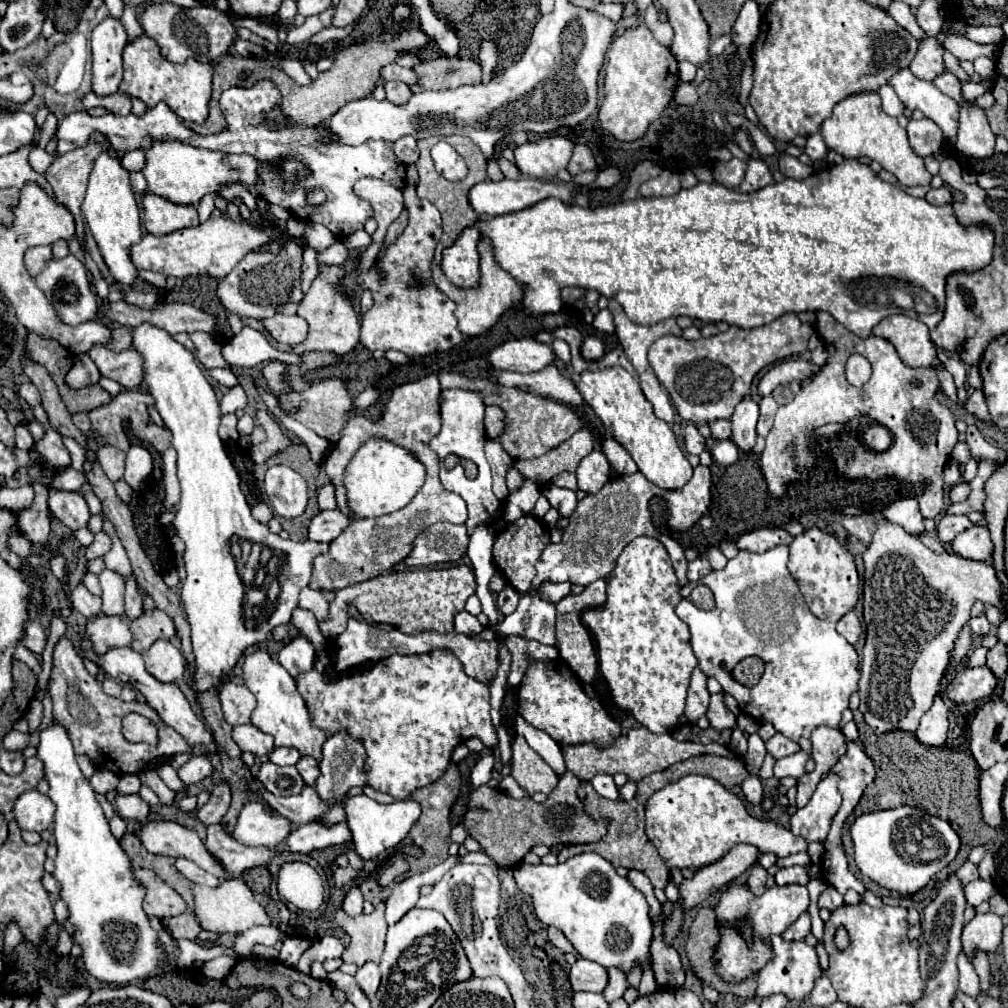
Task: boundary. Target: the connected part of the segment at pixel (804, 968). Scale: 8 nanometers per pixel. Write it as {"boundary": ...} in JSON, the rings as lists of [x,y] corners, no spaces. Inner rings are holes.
{"boundary":[[[774,936],[771,939],[771,947],[774,960],[770,964],[766,964],[758,974],[756,998],[772,996],[772,994],[786,994],[794,1002],[802,1000],[804,996],[808,996],[812,992],[814,980],[822,974],[816,950],[804,942],[784,942],[781,936]]]}

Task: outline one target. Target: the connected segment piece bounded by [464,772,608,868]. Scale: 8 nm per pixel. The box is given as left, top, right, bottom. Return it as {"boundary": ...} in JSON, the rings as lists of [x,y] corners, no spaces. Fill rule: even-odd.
{"boundary":[[[564,772],[560,776],[556,790],[548,794],[548,800],[544,804],[534,802],[530,796],[514,800],[502,790],[482,786],[470,796],[470,806],[464,816],[464,826],[468,834],[484,846],[486,854],[502,868],[514,868],[516,864],[520,864],[524,854],[530,852],[532,846],[536,844],[554,846],[554,844],[598,842],[600,838],[606,836],[608,820],[606,818],[594,820],[586,812],[584,802],[578,796],[578,786],[580,786],[578,778],[574,774]]]}

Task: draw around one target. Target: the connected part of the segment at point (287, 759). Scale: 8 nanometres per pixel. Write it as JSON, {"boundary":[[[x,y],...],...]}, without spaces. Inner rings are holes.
{"boundary":[[[278,748],[268,758],[278,766],[288,766],[288,764],[296,764],[300,760],[300,752],[296,748]]]}

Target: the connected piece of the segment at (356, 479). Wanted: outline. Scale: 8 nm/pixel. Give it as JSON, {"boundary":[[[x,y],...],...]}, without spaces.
{"boundary":[[[370,438],[346,468],[344,486],[348,490],[348,504],[358,518],[376,518],[396,512],[416,496],[424,482],[424,474],[424,466],[408,450],[388,440]]]}

